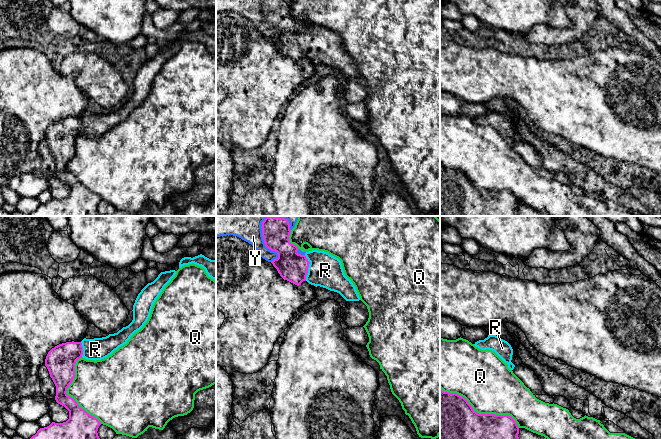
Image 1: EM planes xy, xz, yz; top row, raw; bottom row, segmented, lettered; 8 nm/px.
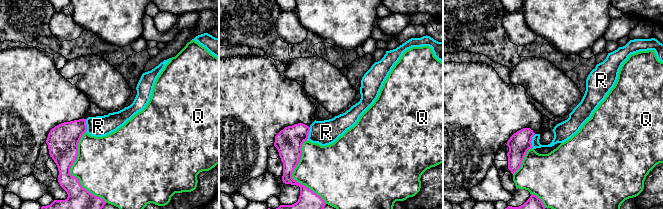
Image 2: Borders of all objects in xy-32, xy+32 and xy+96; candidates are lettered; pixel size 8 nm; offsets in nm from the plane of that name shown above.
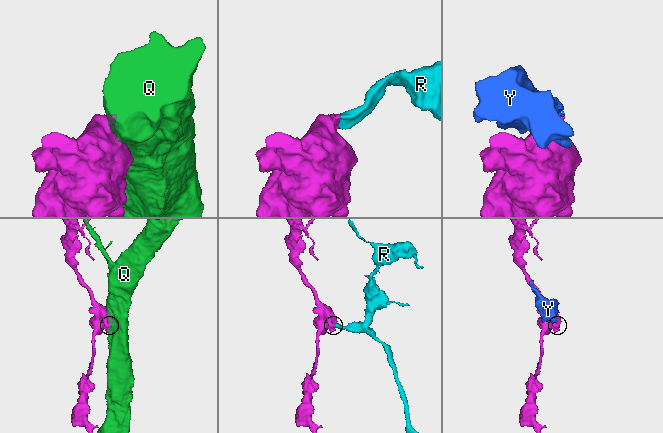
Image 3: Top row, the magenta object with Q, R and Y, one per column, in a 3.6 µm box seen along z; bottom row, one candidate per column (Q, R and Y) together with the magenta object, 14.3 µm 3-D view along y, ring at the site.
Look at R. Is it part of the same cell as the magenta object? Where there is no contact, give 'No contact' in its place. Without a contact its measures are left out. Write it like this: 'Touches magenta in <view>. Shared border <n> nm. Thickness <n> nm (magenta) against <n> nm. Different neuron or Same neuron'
Touches magenta in xz. Shared border 200 nm. Thickness 240 nm (magenta) against 260 nm. Same neuron

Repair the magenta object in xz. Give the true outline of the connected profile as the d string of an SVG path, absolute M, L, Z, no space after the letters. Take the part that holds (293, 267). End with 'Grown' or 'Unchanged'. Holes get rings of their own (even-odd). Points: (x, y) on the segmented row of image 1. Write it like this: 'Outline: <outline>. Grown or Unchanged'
Outline: M268 216L262 222L262 236L265 246L278 254L278 258L271 263L280 276L297 286L307 281L314 286L320 286L330 291L339 293L346 301L359 301L360 297L355 286L343 271L341 261L324 251L312 250L304 255L298 254L298 247L290 243L291 233L289 221L285 218Z. Grown

